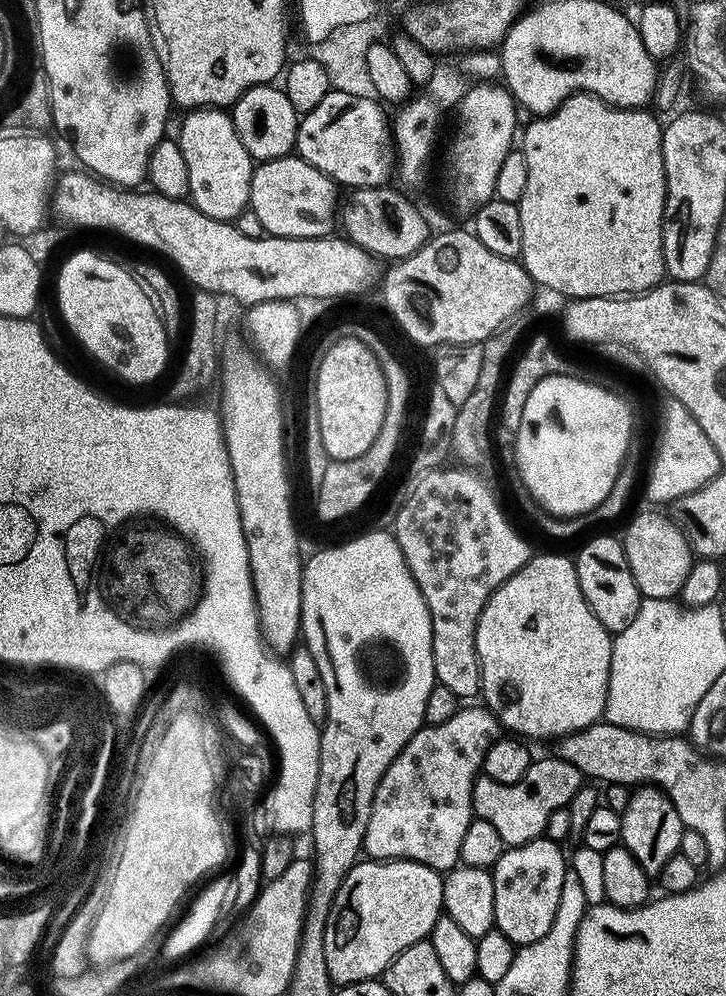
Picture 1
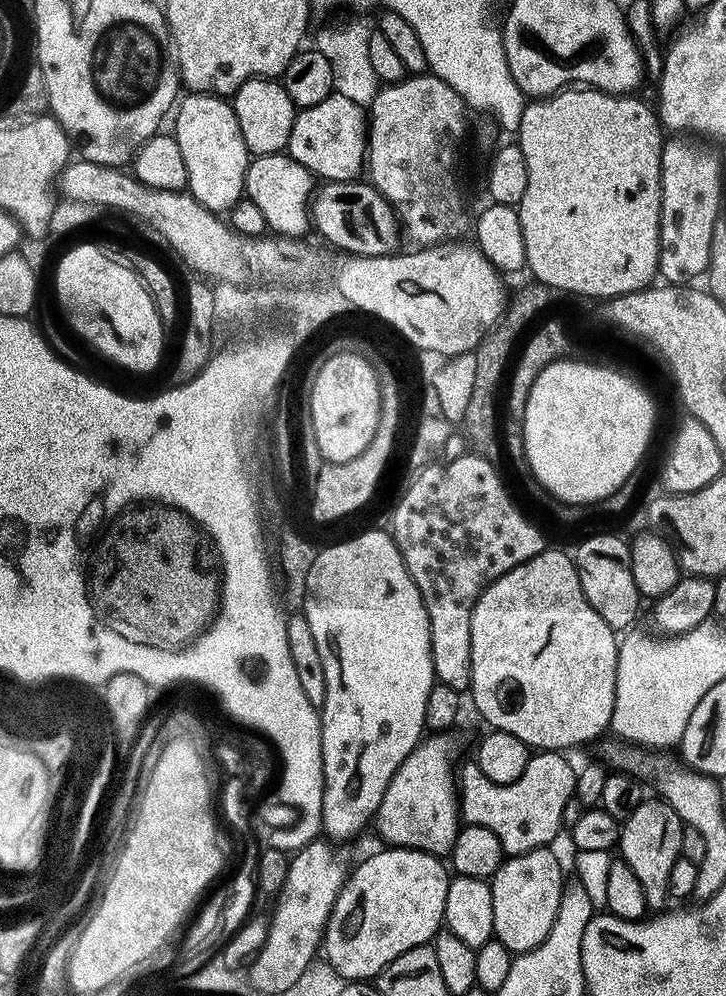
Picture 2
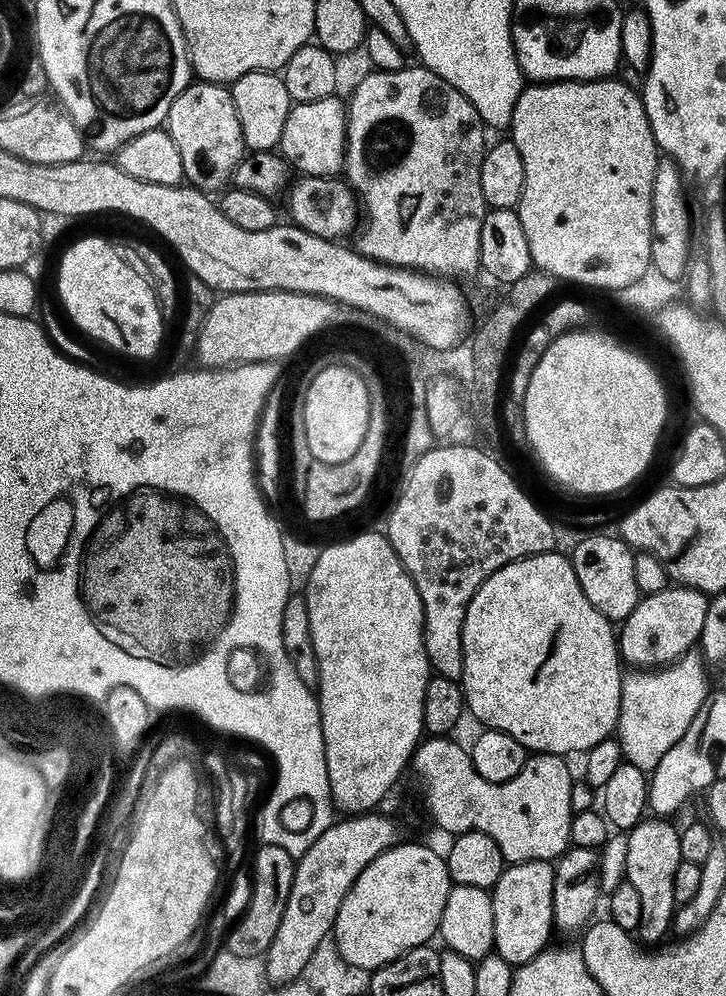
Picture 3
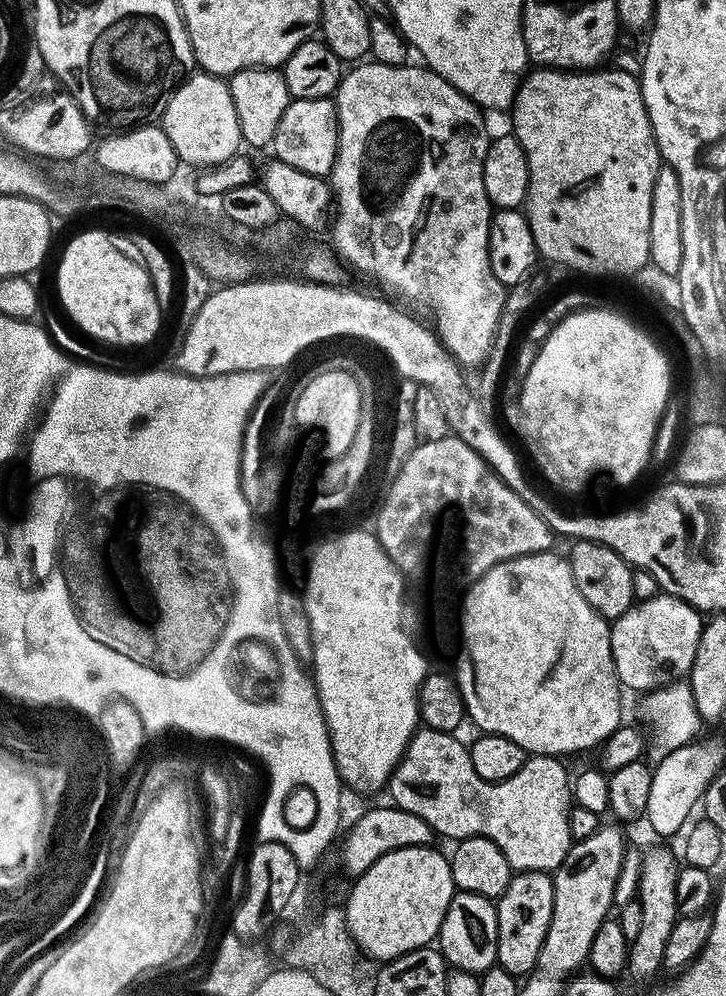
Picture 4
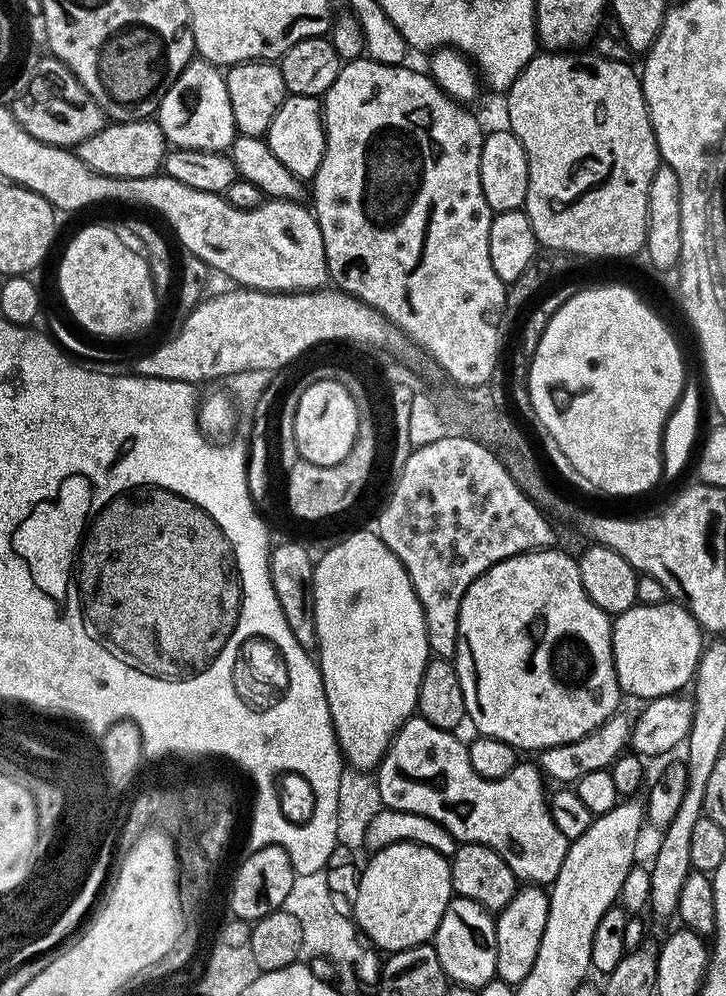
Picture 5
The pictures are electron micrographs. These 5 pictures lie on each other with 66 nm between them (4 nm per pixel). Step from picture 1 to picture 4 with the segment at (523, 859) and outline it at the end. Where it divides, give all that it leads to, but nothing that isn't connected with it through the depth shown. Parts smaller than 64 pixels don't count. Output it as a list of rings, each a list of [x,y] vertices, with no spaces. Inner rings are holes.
[[[517,872],[510,886],[495,901],[498,918],[498,954],[496,964],[505,968],[511,976],[524,978],[538,962],[542,942],[546,942],[546,930],[550,930],[550,918],[554,910],[554,886],[547,872]]]

